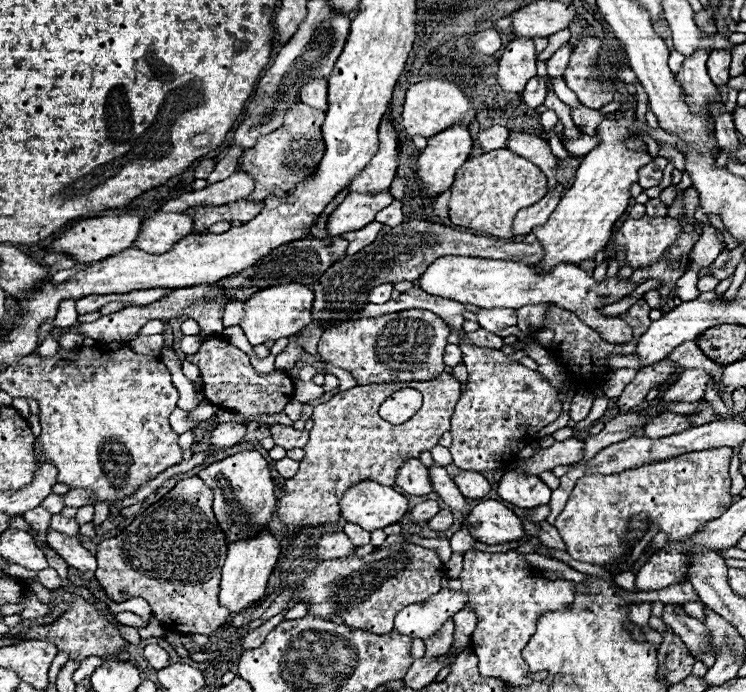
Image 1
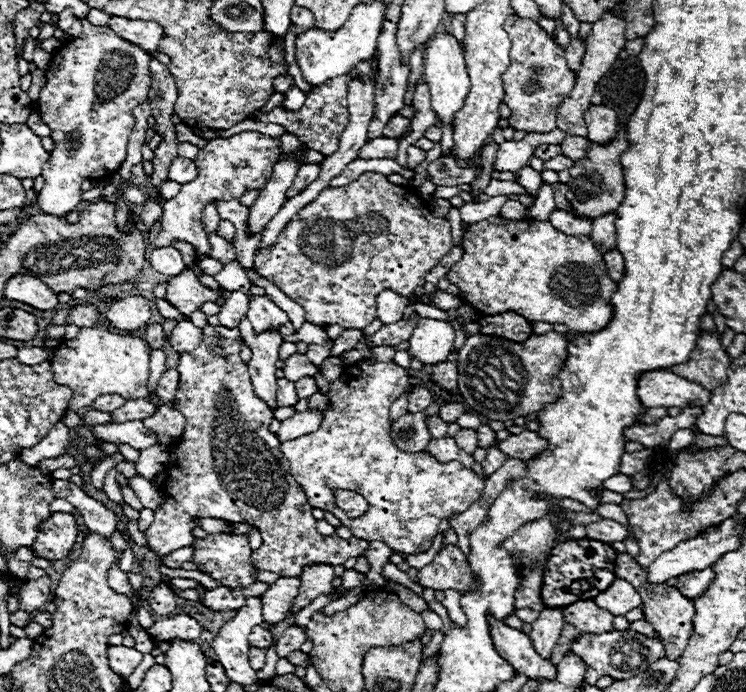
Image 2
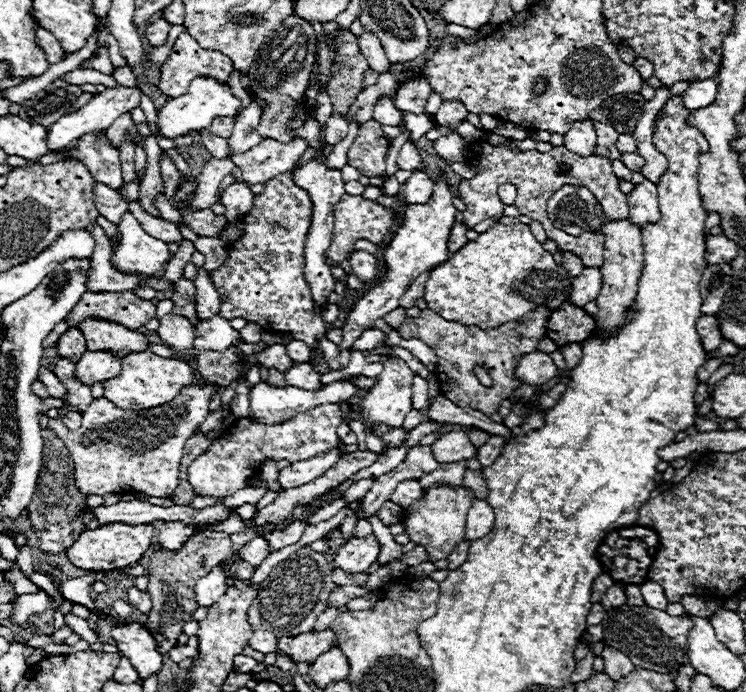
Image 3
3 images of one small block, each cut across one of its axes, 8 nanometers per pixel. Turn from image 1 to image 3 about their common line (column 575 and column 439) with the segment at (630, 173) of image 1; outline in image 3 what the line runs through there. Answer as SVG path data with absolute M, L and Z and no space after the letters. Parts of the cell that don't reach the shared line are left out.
M442 178L438 184L434 184L432 200L428 204L408 204L404 212L404 220L400 222L394 238L384 246L384 272L380 280L354 304L350 314L346 316L346 322L342 326L342 342L338 344L338 350L348 350L364 330L372 328L378 318L384 318L388 312L398 308L398 300L408 292L412 282L422 274L438 266L440 262L446 262L448 252L448 236L454 226L454 214L456 208L452 206L452 194L448 190L446 180Z

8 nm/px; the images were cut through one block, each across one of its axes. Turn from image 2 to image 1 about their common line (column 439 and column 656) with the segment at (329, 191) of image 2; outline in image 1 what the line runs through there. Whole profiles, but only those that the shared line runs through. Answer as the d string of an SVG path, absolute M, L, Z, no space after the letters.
M664 216L664 218L628 218L622 228L614 236L614 250L624 250L626 264L632 270L646 268L662 258L664 252L674 246L676 236L682 232L678 220Z

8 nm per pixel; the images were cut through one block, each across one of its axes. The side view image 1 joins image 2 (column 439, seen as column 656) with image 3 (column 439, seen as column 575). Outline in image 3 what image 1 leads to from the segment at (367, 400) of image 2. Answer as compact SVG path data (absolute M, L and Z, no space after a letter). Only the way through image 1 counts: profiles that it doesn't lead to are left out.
M440 486L430 490L426 496L422 496L416 504L408 506L402 510L402 514L406 514L406 518L402 518L402 522L406 524L406 534L410 536L412 542L416 544L424 544L428 548L428 558L430 560L440 560L446 558L452 548L456 548L456 544L460 544L464 540L464 528L466 528L466 514L470 510L474 502L474 494L468 488L448 488L448 486Z

